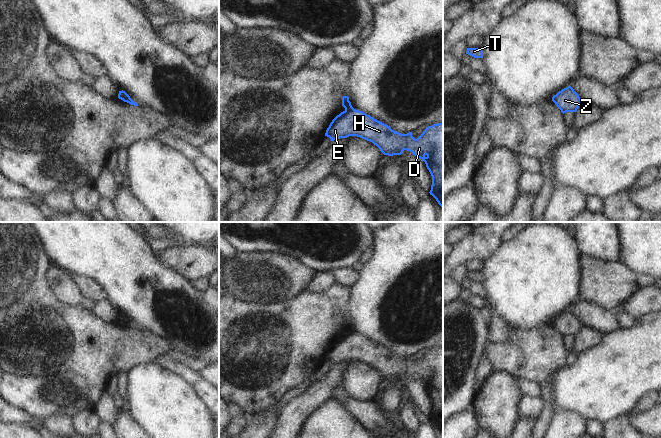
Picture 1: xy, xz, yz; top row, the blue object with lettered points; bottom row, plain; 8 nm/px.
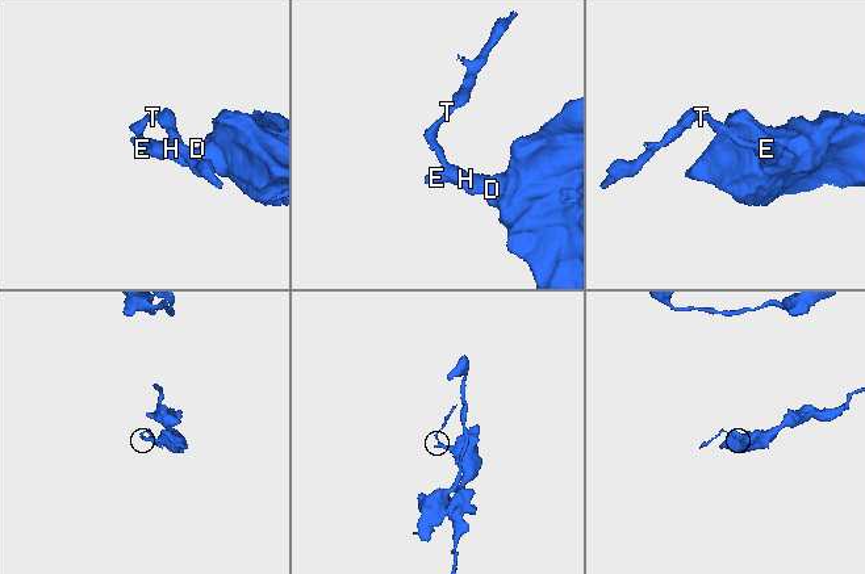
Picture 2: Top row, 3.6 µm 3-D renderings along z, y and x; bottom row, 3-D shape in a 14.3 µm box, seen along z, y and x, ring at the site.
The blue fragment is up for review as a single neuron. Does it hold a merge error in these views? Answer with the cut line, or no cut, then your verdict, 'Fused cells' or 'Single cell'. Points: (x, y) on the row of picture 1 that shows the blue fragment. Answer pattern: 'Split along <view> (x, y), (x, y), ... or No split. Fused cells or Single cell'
Split along xz (353, 108), (345, 110). Fused cells

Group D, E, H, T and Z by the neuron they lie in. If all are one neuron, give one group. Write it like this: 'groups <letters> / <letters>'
groups D E H Z / T

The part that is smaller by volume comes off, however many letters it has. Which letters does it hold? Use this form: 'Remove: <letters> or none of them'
Remove: T

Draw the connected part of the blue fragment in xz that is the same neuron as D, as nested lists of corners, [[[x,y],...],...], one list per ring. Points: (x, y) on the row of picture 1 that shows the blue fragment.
[[[352,109],[337,115],[326,130],[325,136],[331,141],[357,136],[376,145],[384,155],[401,155],[404,150],[410,151],[414,156],[422,159],[432,176],[430,195],[443,207],[443,123],[428,126],[423,133],[415,139],[412,132],[401,134],[391,129],[390,126],[374,119],[362,111]]]

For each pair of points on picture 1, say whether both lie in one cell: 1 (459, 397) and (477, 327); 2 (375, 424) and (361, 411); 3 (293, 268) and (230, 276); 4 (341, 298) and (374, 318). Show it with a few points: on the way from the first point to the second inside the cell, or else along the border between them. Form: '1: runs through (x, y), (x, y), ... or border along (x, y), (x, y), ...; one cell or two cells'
1: runs through (464, 380), (464, 374), (471, 366), (475, 344); one cell
2: runs through (372, 421), (364, 413); one cell
3: runs through (277, 276), (246, 276); one cell
4: border along (348, 287), (350, 290), (349, 320); two cells

